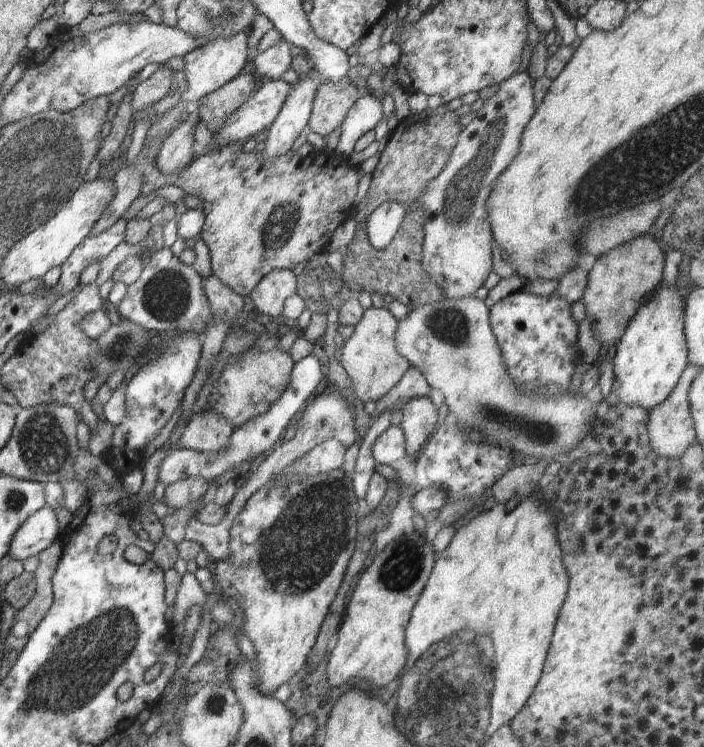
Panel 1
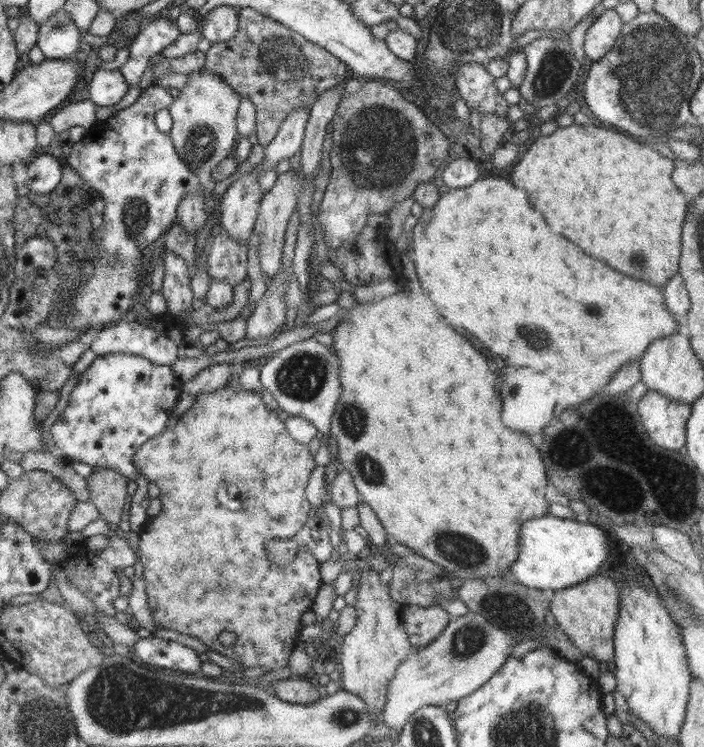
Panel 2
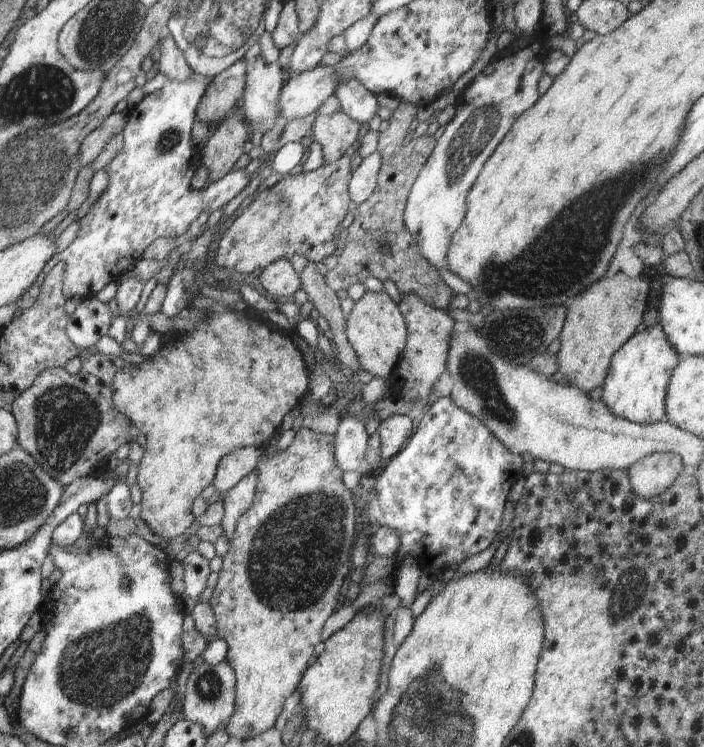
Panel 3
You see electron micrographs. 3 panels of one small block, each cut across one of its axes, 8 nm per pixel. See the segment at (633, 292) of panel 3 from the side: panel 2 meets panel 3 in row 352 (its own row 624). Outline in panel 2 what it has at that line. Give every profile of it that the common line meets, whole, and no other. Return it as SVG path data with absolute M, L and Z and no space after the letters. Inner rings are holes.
M596 574L574 586L551 592L549 610L554 614L558 627L584 656L608 663L614 658L613 634L619 615L619 596L620 592L610 577Z

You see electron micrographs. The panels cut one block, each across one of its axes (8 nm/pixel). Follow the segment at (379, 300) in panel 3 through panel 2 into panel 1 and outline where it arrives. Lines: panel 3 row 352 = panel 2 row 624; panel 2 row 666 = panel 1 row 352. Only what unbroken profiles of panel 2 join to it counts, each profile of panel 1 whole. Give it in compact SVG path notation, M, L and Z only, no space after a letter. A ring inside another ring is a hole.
M370 307L353 328L349 338L345 338L340 364L347 372L351 382L353 397L362 402L378 402L389 390L394 388L410 368L409 362L396 350L395 334L398 321L388 309Z

